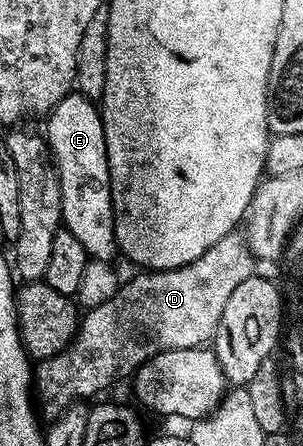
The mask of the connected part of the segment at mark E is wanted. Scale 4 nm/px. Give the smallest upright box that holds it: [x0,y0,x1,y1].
[44,92,119,259]

